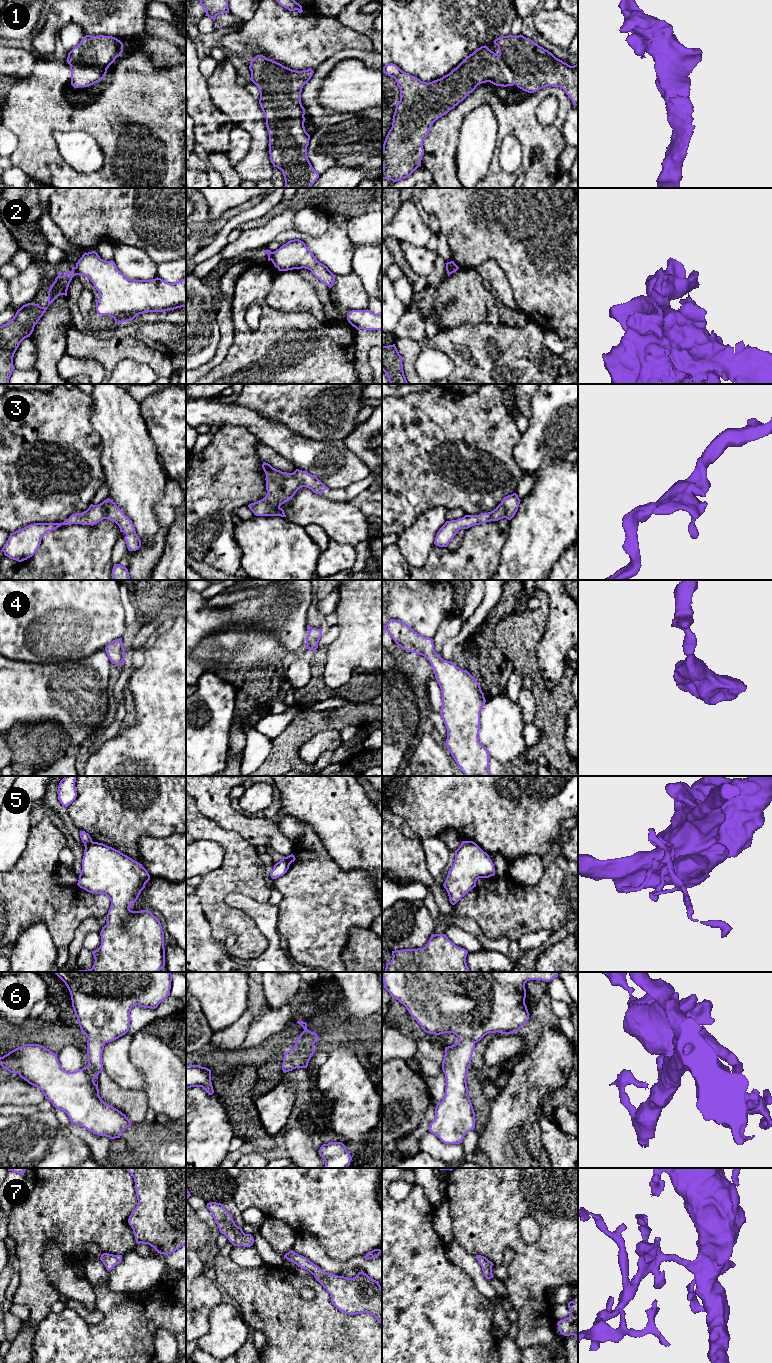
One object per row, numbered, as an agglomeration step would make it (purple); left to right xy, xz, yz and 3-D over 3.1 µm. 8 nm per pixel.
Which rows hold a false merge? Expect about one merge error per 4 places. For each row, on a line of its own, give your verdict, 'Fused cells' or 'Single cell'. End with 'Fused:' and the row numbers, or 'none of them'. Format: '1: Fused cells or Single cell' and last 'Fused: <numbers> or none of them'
1: Single cell
2: Fused cells
3: Single cell
4: Single cell
5: Fused cells
6: Single cell
7: Single cell
Fused: 2, 5

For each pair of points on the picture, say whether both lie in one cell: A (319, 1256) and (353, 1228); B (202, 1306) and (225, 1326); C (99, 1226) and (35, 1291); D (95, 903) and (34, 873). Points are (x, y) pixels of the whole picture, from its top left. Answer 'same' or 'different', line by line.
A: different
B: different
C: same
D: same

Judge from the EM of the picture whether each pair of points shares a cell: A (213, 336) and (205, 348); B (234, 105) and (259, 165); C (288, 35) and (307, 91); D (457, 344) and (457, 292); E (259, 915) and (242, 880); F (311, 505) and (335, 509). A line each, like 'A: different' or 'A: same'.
A: same
B: same
C: different
D: different
E: different
F: same

